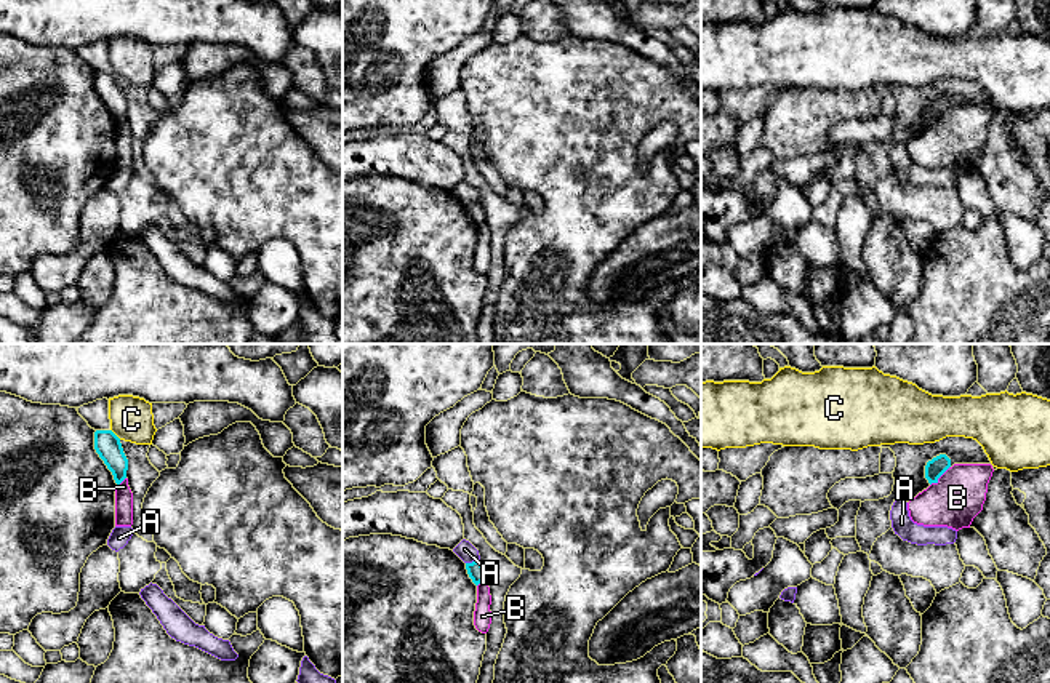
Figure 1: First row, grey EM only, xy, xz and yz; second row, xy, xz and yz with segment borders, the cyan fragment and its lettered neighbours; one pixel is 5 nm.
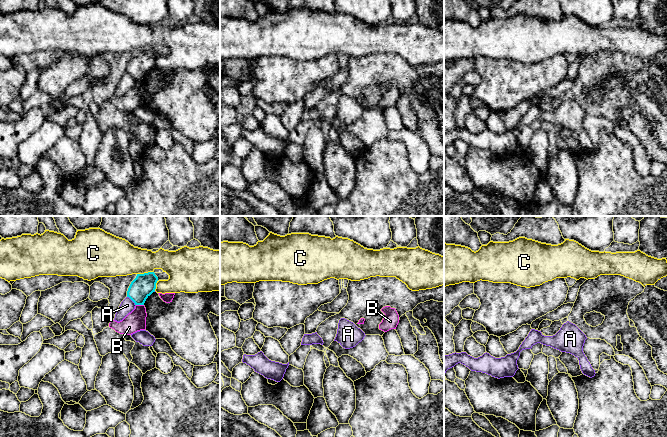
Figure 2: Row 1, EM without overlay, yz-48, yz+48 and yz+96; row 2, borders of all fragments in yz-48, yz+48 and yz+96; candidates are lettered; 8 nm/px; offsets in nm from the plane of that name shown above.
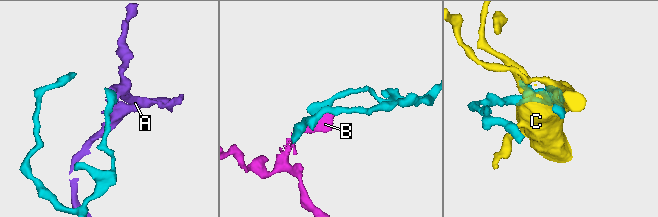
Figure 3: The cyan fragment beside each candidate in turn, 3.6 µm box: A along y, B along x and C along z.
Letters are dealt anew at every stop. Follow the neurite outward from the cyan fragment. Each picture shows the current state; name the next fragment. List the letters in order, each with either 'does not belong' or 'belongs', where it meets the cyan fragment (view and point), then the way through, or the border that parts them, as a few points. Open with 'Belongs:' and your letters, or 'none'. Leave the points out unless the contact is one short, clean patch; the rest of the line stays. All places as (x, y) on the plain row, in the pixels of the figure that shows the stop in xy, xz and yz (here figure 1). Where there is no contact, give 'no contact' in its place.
Belongs: none
A: does not belong; contact xz (472, 203); border xz (479, 200), (466, 205)
B: does not belong; contact yz (940, 117); border yz (949, 107), (930, 127)
C: does not belong; contact xy (114, 75)

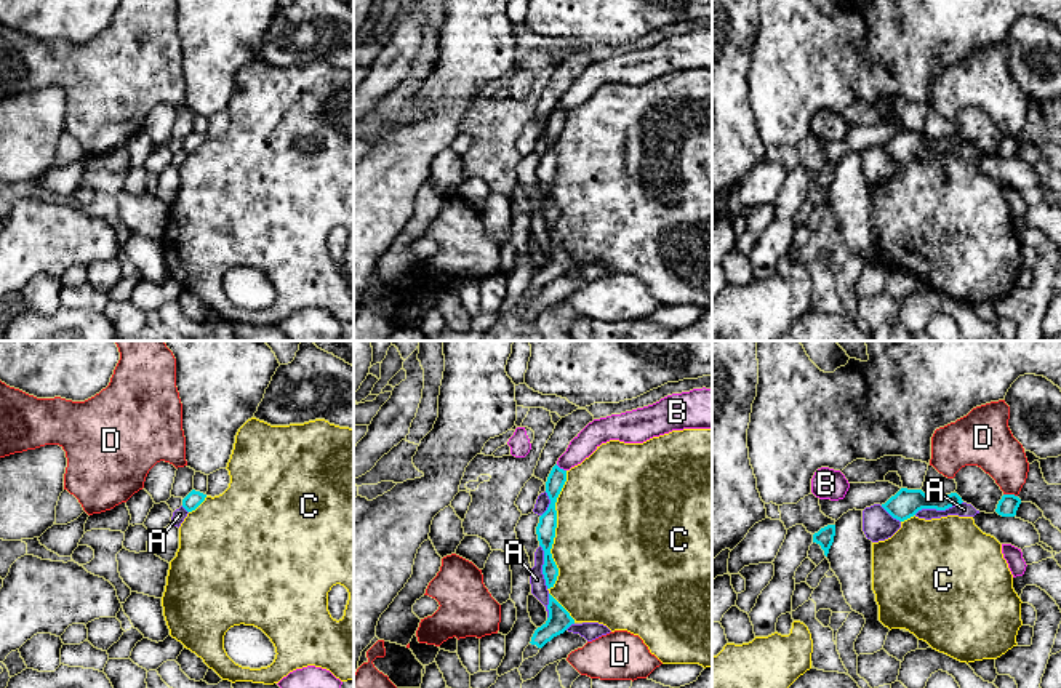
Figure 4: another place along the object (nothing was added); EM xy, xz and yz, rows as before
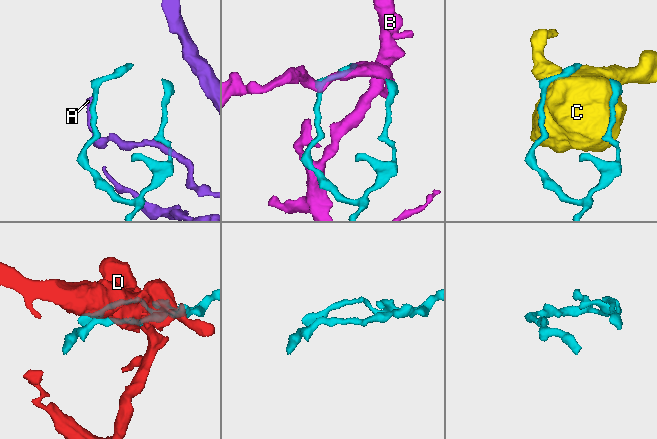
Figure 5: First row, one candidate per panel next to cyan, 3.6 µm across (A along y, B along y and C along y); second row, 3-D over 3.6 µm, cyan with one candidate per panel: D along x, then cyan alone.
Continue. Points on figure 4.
Belongs: none
A: does not belong; contact yz (938, 151)
B: does not belong; contact xz (559, 109)
C: does not belong; contact xz (554, 172)
D: does not belong; contact yz (1010, 136); border yz (1004, 135), (1016, 138)

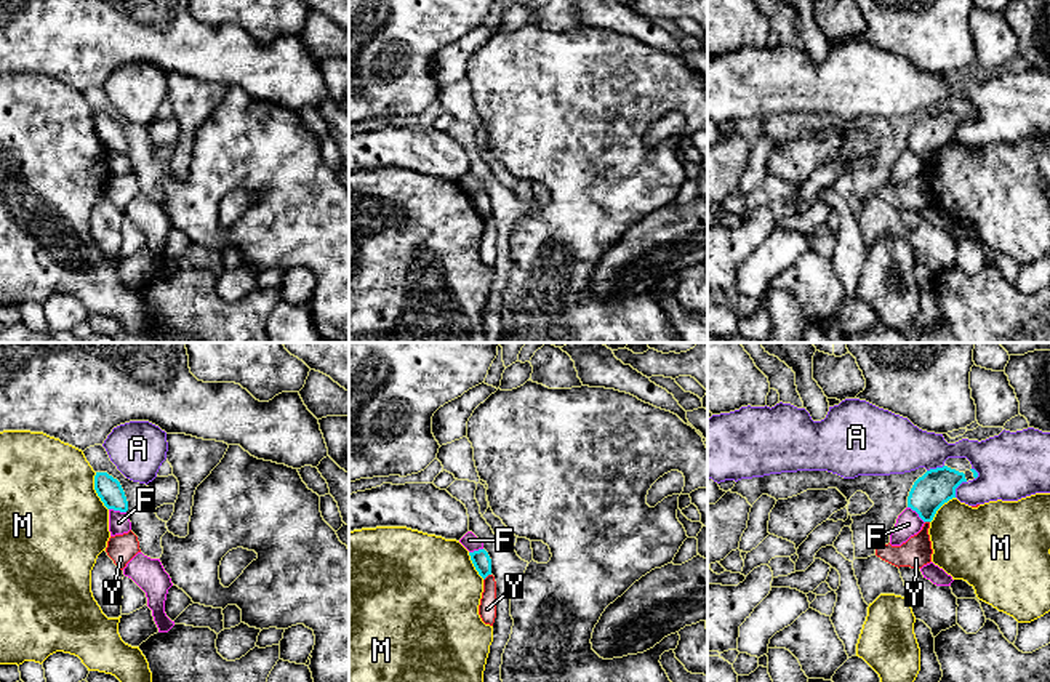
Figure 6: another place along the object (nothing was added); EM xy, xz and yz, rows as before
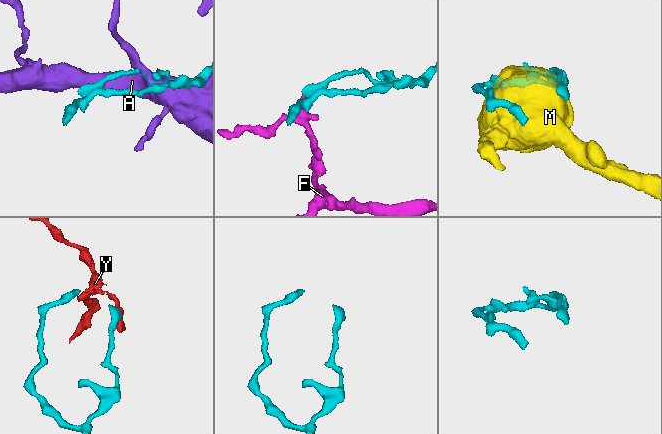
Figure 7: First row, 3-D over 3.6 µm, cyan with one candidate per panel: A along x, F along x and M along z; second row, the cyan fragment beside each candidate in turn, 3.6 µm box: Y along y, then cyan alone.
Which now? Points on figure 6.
Belongs: none
A: does not belong; contact yz (956, 128)
F: does not belong; contact yz (917, 154); border yz (908, 148), (924, 164)
M: does not belong; contact xy (96, 133)
Y: does not belong; contact xz (487, 216); border xz (490, 215), (484, 221)

